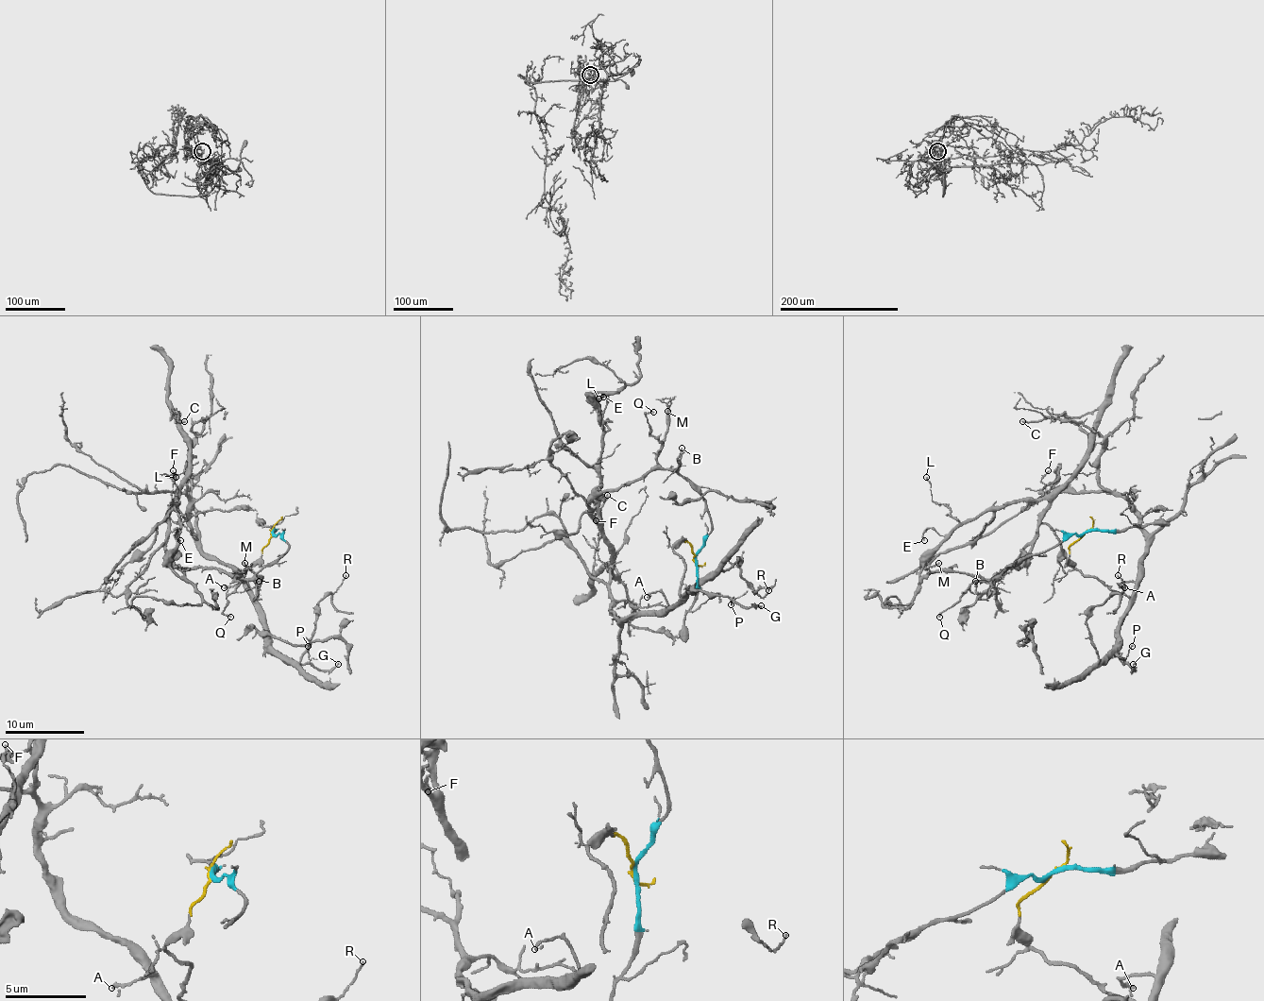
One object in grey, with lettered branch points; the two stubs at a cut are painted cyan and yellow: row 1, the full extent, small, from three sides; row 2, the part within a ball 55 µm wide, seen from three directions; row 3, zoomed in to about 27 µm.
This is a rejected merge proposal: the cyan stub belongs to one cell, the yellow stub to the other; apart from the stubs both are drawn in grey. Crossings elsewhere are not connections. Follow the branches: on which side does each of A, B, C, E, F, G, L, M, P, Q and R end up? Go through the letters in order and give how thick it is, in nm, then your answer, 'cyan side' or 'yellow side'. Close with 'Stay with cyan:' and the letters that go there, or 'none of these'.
A: 190 nm thick; yellow side
B: 90 nm thick; cyan side
C: 170 nm thick; cyan side
E: 110 nm thick; cyan side
F: 110 nm thick; cyan side
G: 160 nm thick; yellow side
L: 110 nm thick; cyan side
M: 110 nm thick; cyan side
P: 110 nm thick; yellow side
Q: 120 nm thick; cyan side
R: 110 nm thick; yellow side
Stay with cyan: B, C, E, F, L, M, Q

